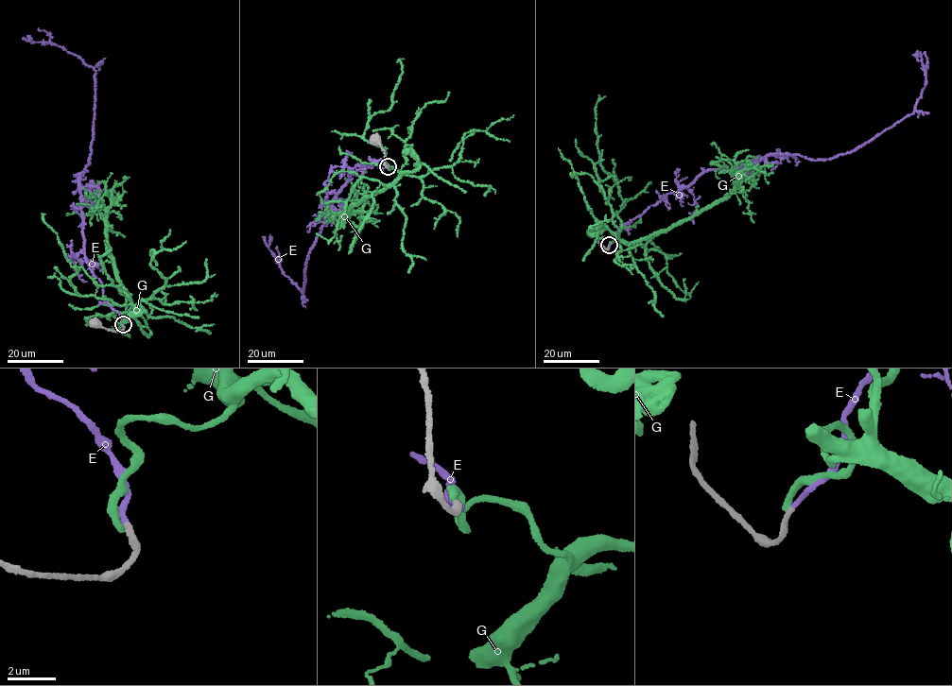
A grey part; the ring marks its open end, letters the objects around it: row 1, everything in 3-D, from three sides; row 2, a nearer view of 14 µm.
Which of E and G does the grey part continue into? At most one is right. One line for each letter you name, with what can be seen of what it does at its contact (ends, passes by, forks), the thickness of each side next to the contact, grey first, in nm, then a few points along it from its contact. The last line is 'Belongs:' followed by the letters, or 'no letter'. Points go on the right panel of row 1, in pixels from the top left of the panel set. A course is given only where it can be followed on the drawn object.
E: It ends there. Thickness 260 nm (grey) against 240 nm. Its course: (610, 246), (621, 226), (704, 171), (777, 153), (831, 159), (870, 142), (912, 113), (926, 84), (917, 50)
Belongs: E

